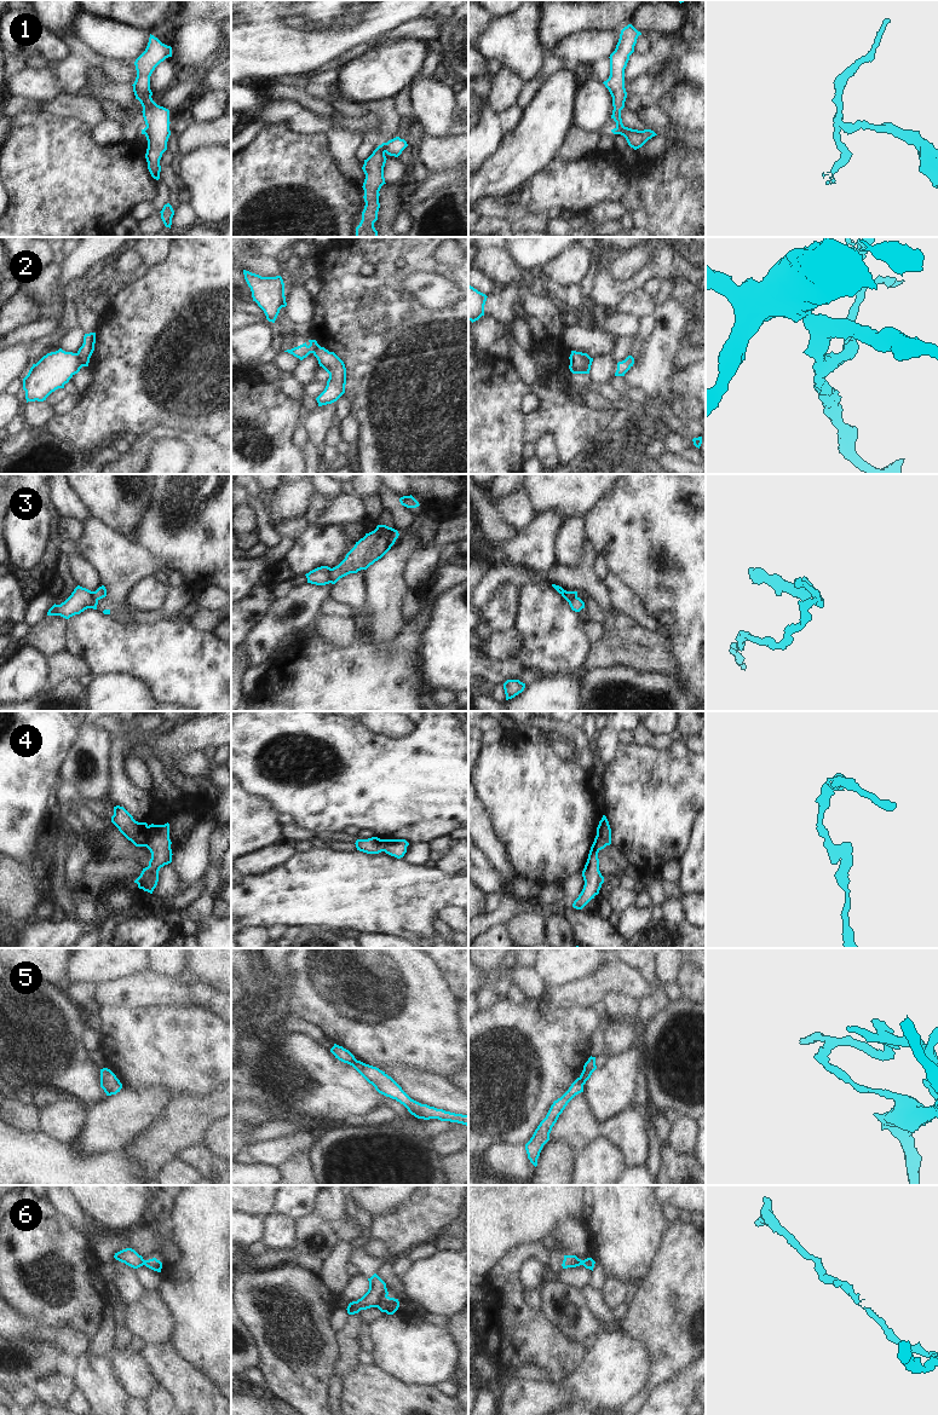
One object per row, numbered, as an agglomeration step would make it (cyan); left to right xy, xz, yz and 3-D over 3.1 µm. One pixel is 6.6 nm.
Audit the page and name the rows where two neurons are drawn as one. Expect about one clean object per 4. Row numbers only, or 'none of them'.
1, 2, 3, 4, 5, 6

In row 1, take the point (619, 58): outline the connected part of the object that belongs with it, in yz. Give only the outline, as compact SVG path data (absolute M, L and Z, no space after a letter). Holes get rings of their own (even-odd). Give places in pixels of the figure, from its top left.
M632 24L621 30L618 42L615 51L610 54L610 76L603 83L612 97L611 119L617 126L622 126L621 110L625 108L627 92L625 88L625 69L629 60L629 56L634 52L638 36L641 35Z

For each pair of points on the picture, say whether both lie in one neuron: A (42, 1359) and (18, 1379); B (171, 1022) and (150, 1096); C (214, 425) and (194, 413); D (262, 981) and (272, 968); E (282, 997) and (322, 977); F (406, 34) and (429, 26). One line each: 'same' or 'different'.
A: same
B: different
C: same
D: different
E: different
F: same

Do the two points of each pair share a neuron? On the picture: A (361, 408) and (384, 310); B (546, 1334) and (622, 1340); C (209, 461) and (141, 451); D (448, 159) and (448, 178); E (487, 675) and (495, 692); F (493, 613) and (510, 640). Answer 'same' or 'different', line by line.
A: same
B: different
C: same
D: different
E: different
F: different

